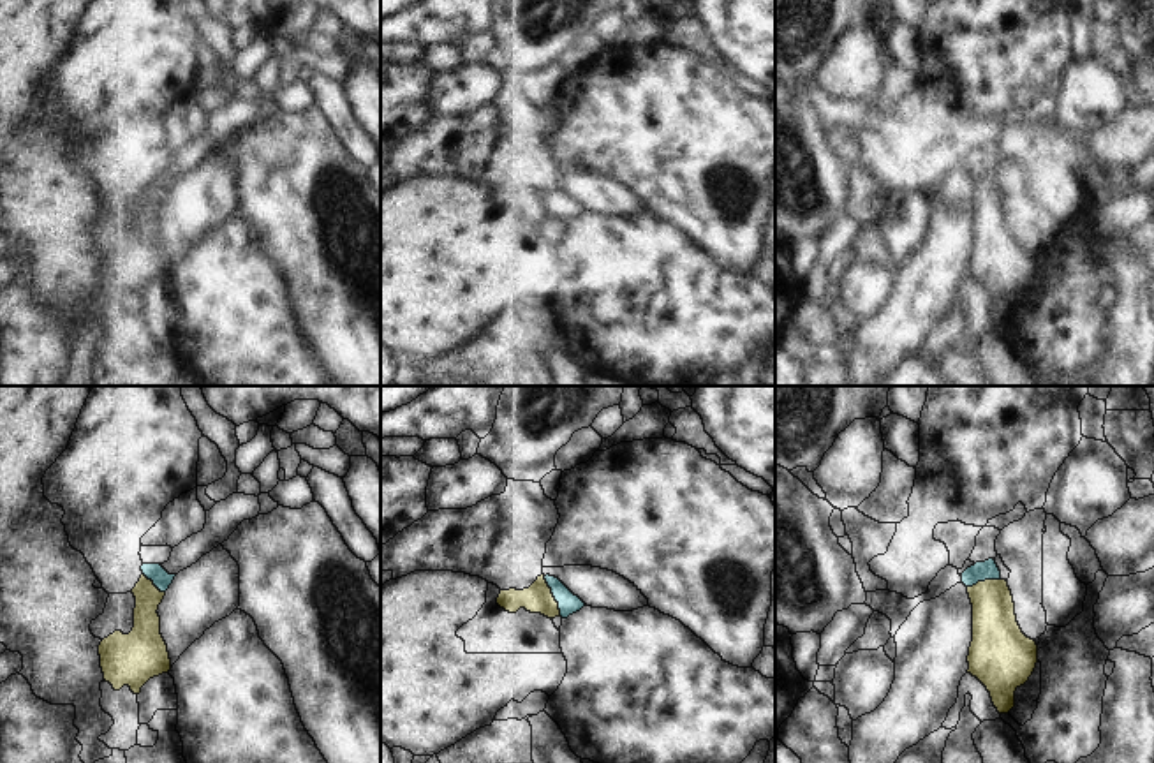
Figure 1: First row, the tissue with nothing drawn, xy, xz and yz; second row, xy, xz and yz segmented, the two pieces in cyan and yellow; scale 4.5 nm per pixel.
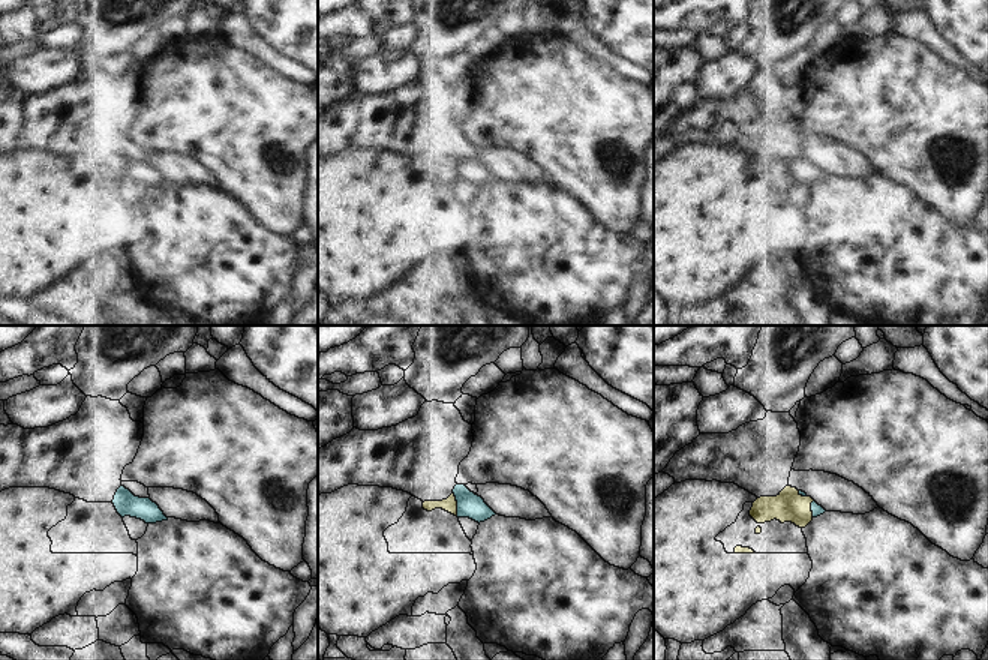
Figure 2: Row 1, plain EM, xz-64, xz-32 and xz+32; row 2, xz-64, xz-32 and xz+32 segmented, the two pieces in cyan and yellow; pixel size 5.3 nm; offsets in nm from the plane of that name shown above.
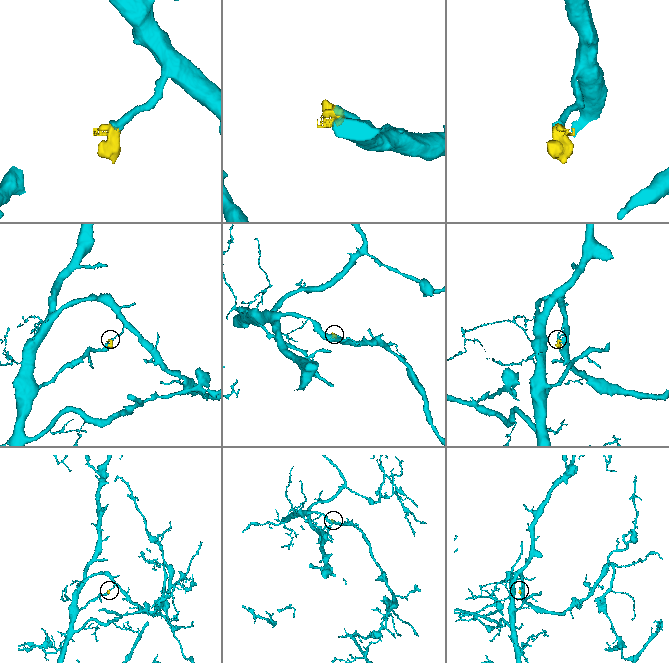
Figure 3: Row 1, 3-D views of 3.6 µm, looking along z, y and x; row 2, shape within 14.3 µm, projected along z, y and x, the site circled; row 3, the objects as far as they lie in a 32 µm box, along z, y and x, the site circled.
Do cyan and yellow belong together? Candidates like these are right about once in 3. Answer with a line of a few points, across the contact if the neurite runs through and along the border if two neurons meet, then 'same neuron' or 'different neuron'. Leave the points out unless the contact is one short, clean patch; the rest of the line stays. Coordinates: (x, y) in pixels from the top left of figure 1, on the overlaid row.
line xz (568, 603), (554, 596), (538, 598); same neuron

